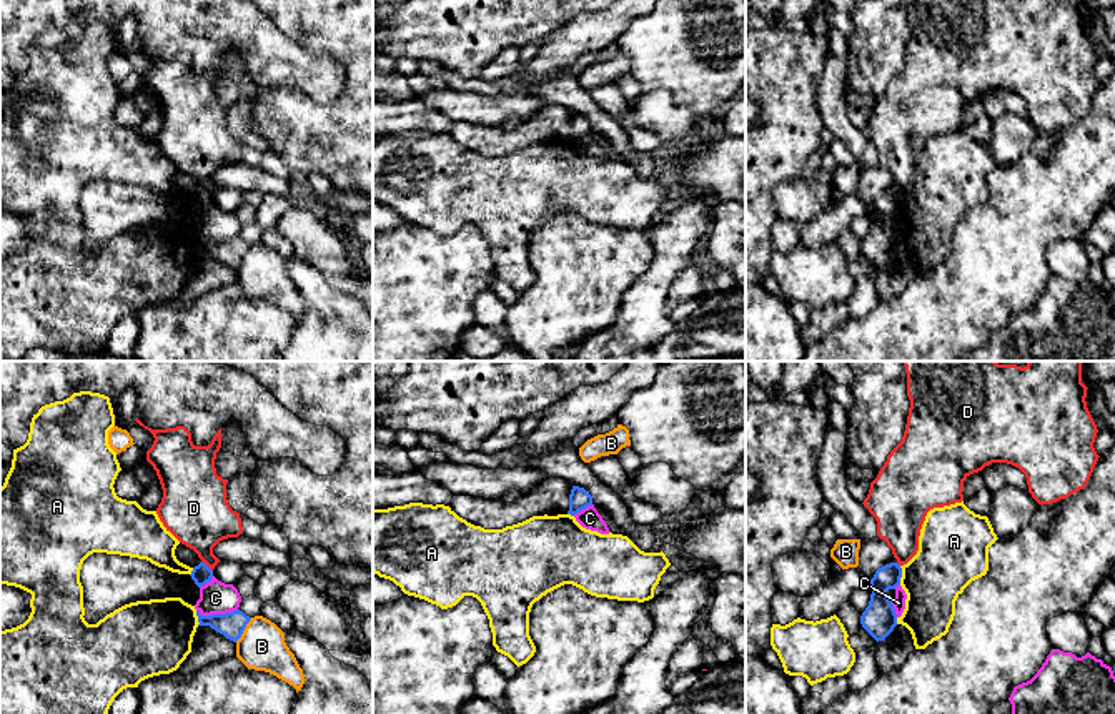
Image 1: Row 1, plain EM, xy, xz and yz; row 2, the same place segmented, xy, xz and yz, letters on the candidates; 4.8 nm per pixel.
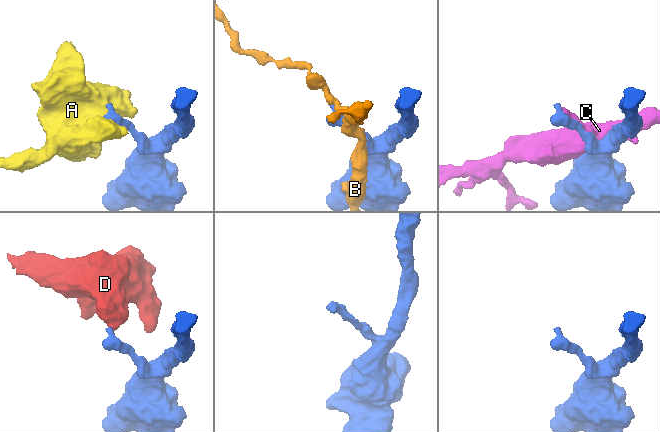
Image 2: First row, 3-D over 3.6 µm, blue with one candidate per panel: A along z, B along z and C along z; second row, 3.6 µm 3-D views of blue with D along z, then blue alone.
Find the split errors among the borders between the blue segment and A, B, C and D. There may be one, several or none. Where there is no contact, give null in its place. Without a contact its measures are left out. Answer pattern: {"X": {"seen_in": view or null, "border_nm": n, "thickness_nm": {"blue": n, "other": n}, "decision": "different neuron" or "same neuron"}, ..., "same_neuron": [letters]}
{"A": {"seen_in": "yz", "border_nm": 90, "thickness_nm": {"blue": 160, "other": 320}, "decision": "different neuron"}, "B": {"seen_in": "xy", "border_nm": 150, "thickness_nm": {"blue": 130, "other": 220}, "decision": "different neuron"}, "C": {"seen_in": "xy", "border_nm": 200, "thickness_nm": {"blue": 130, "other": 160}, "decision": "different neuron"}, "D": {"seen_in": "xy", "border_nm": 80, "thickness_nm": {"blue": 90, "other": 300}, "decision": "different neuron"}, "same_neuron": []}

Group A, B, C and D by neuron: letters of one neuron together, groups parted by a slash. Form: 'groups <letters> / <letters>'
groups A / B / C / D

